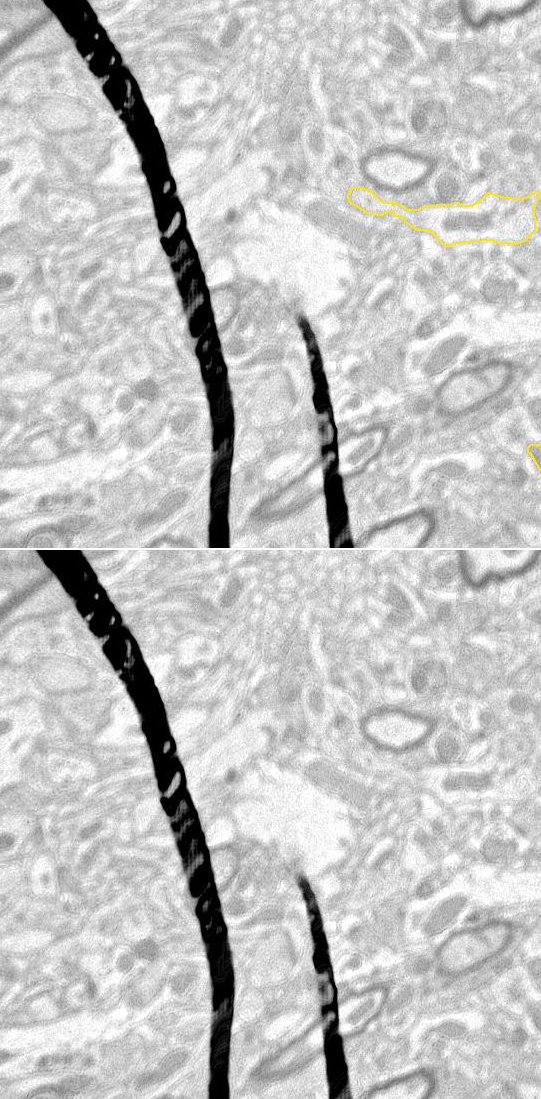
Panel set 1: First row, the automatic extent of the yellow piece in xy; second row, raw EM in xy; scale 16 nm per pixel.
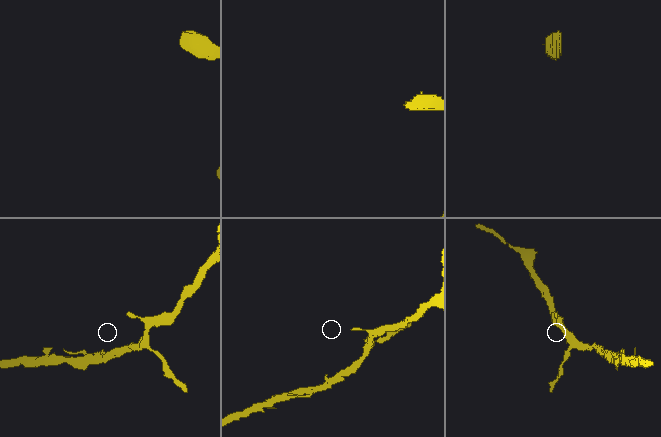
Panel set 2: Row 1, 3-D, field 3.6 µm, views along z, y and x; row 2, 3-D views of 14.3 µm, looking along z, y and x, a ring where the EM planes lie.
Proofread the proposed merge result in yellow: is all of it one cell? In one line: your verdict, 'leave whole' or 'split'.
leave whole

